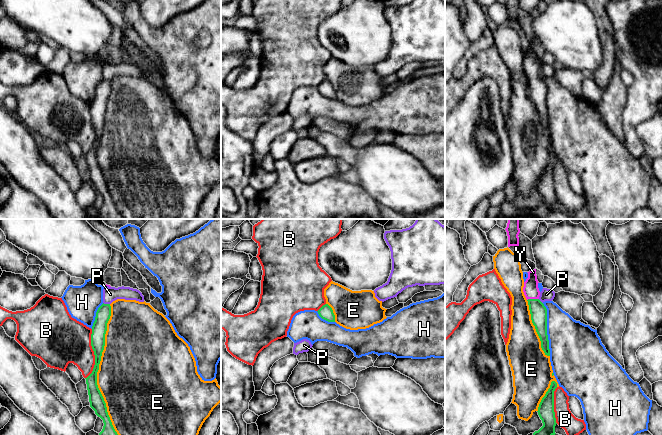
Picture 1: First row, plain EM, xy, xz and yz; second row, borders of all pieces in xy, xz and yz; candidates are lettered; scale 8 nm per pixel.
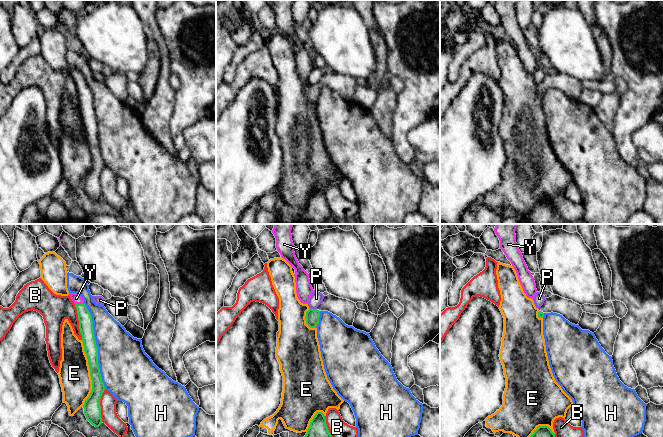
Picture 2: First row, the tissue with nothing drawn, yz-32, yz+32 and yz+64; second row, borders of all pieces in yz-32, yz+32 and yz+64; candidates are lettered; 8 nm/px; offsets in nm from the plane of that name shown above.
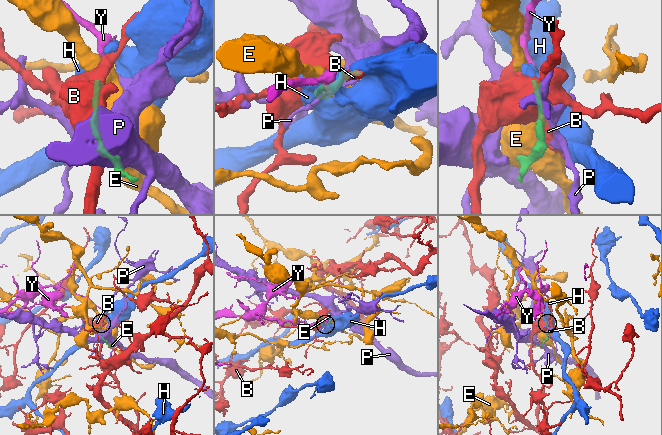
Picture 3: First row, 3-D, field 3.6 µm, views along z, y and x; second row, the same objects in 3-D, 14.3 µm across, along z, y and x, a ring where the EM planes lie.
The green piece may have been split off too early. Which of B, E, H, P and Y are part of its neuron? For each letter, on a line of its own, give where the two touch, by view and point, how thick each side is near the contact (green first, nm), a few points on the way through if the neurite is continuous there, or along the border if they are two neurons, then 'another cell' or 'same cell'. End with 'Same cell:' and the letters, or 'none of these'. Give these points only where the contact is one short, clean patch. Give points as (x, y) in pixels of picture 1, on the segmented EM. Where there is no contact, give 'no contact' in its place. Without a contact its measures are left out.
B: xy (94, 354) | 120/360 nm | another cell
E: xy (98, 369) | 120/500 nm | another cell
H: yz (546, 329) | 140/380 nm | another cell
P: xy (106, 304) | 120/120 nm | along xy (103, 302), (109, 304) | another cell
Y: yz (532, 299) | 140/130 nm | across yz (538, 311), (532, 299), (531, 291) | same cell
Same cell: Y

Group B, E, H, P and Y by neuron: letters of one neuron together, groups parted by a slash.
B / E / H / P / Y

